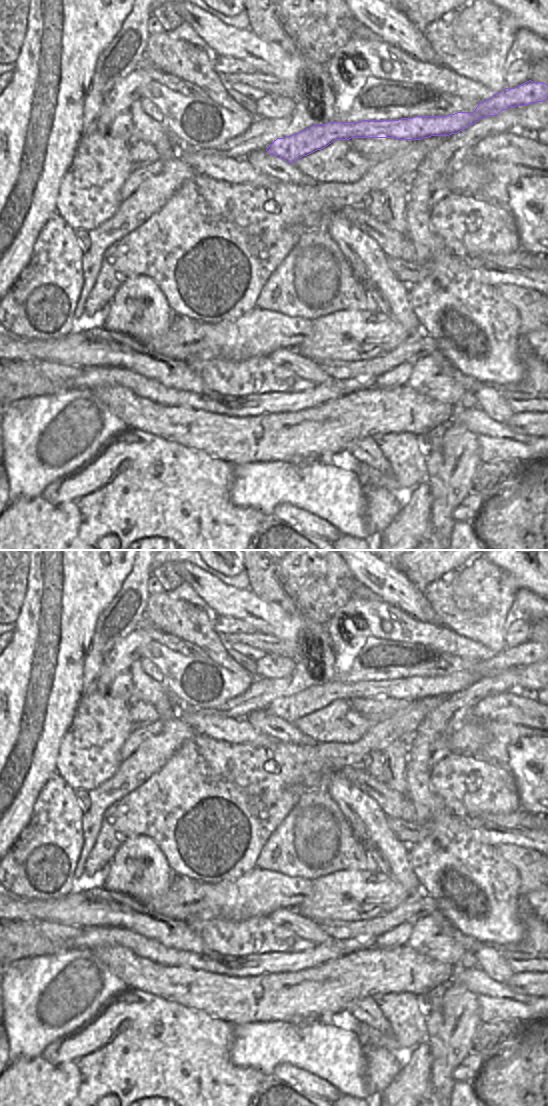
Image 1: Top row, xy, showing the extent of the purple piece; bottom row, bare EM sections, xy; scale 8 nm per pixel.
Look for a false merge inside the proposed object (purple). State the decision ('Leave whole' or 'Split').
Leave whole

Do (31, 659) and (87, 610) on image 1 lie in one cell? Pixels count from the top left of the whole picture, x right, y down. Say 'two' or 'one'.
one

